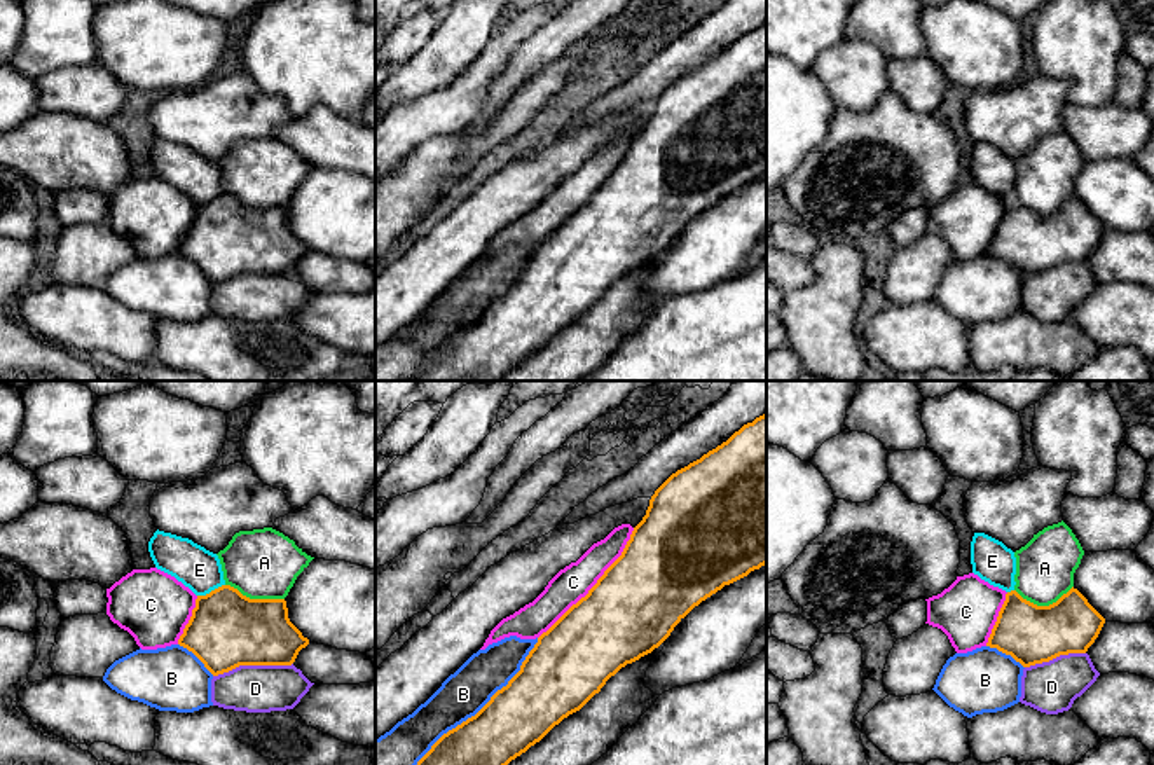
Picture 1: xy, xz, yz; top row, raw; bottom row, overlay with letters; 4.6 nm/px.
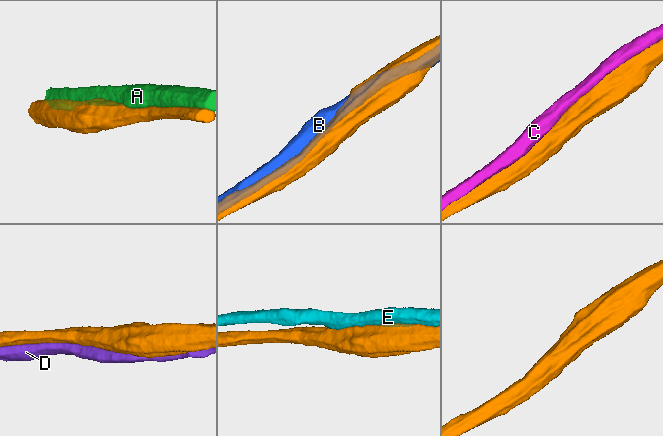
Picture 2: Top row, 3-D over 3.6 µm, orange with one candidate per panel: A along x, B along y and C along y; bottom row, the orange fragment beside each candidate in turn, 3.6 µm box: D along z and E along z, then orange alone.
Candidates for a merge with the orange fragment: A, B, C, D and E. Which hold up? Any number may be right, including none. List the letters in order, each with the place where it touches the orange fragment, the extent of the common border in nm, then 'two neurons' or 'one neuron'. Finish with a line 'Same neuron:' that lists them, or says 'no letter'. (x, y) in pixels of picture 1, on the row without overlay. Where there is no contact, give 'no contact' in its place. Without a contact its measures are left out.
A: xy (255, 208) | 280 nm | two neurons
B: xz (480, 318) | 850 nm | two neurons
C: xz (594, 194) | 700 nm | two neurons
D: xy (252, 273) | 380 nm | two neurons
E: xy (212, 199) | 140 nm | two neurons
Same neuron: no letter

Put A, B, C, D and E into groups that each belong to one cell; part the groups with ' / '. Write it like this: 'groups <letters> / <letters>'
groups A / B / C / D / E

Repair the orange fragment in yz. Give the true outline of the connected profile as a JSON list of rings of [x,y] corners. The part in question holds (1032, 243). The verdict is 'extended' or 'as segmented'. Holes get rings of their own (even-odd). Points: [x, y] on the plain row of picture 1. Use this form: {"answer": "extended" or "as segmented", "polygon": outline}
{"answer": "as segmented", "polygon": [[[1074,196],[1049,215],[1037,215],[1011,199],[986,255],[1030,276],[1060,264],[1086,262],[1103,232],[1105,227]]]}

